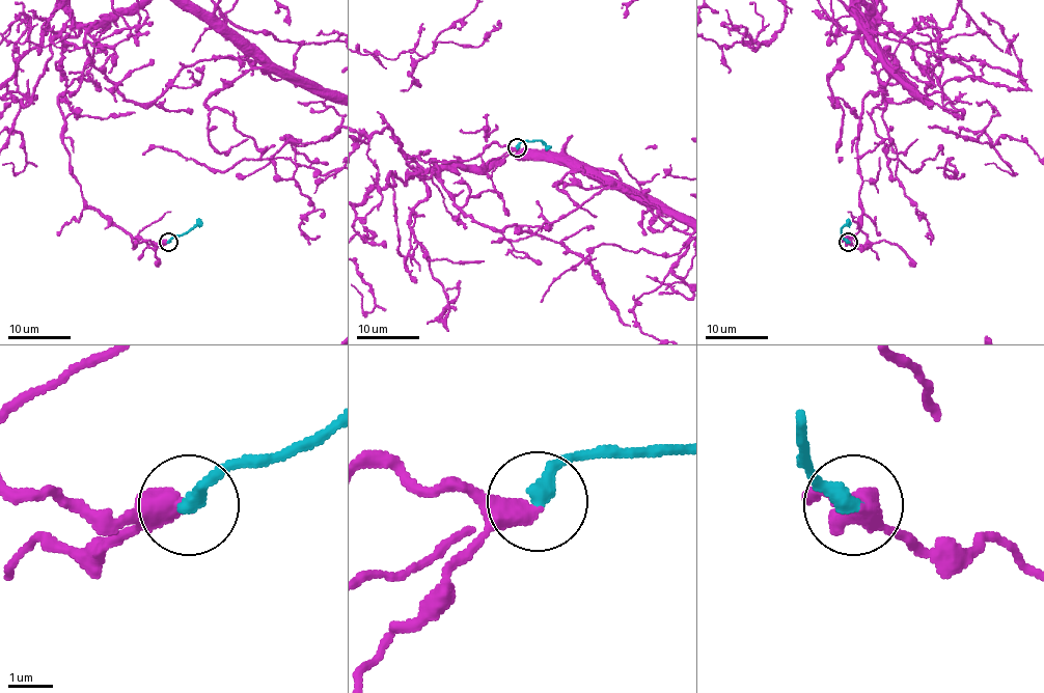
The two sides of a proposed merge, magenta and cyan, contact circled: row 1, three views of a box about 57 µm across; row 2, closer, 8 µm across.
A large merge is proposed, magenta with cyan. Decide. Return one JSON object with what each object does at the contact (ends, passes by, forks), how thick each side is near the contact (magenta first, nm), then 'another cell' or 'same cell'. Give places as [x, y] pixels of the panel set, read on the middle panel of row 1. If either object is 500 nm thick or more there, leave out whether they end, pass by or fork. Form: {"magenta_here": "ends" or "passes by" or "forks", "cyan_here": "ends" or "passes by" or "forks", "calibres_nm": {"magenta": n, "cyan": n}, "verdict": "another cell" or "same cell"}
{"magenta_here": "ends", "cyan_here": "ends", "calibres_nm": {"magenta": 440, "cyan": 360}, "verdict": "same cell"}

